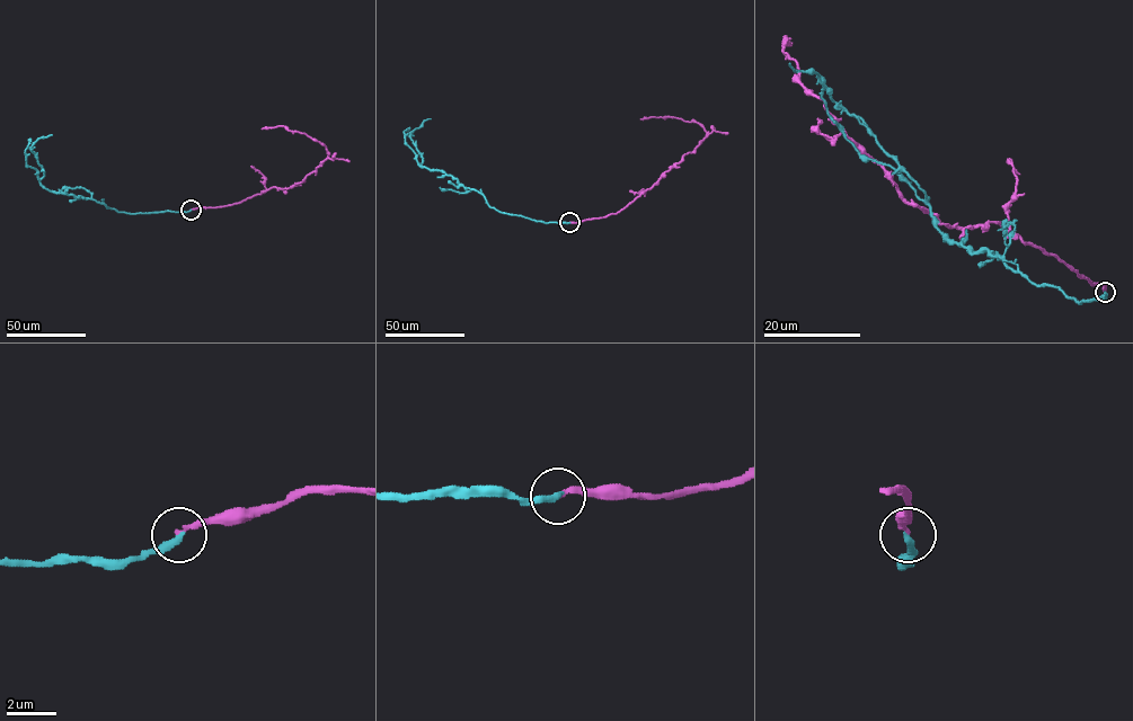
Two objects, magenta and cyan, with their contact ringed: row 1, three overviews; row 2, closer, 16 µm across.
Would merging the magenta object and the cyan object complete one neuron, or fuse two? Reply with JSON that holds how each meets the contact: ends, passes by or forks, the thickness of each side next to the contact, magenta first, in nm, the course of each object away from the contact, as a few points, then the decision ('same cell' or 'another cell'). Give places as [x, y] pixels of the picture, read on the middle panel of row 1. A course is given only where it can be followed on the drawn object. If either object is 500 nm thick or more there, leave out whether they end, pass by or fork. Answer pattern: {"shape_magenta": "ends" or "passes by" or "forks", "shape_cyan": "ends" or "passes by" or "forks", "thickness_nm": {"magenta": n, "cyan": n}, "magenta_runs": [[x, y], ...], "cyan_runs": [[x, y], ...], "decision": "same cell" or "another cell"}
{"shape_magenta": "ends", "shape_cyan": "ends", "thickness_nm": {"magenta": 190, "cyan": 280}, "magenta_runs": [[569, 222], [619, 212], [686, 153], [692, 152], [706, 136], [705, 130], [693, 122], [669, 116], [640, 118]], "cyan_runs": [[569, 222], [545, 223], [499, 212], [451, 176], [422, 167], [423, 158], [408, 134], [431, 118]], "decision": "another cell"}

